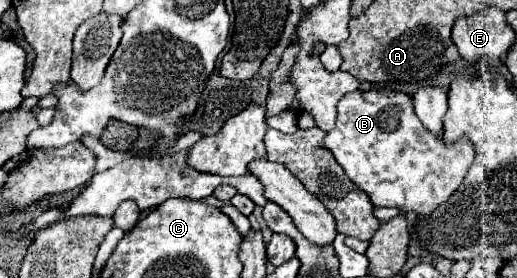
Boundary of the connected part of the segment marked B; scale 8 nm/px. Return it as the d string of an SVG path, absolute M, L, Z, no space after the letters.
M370 88L368 92L356 90L340 98L336 128L326 134L324 146L334 154L346 176L368 194L372 206L392 206L402 210L404 216L412 212L412 226L418 220L426 220L440 204L444 204L456 192L474 162L474 146L470 144L470 140L462 138L448 146L438 134L430 132L418 120L418 116L414 114L412 98L408 94L388 88Z

